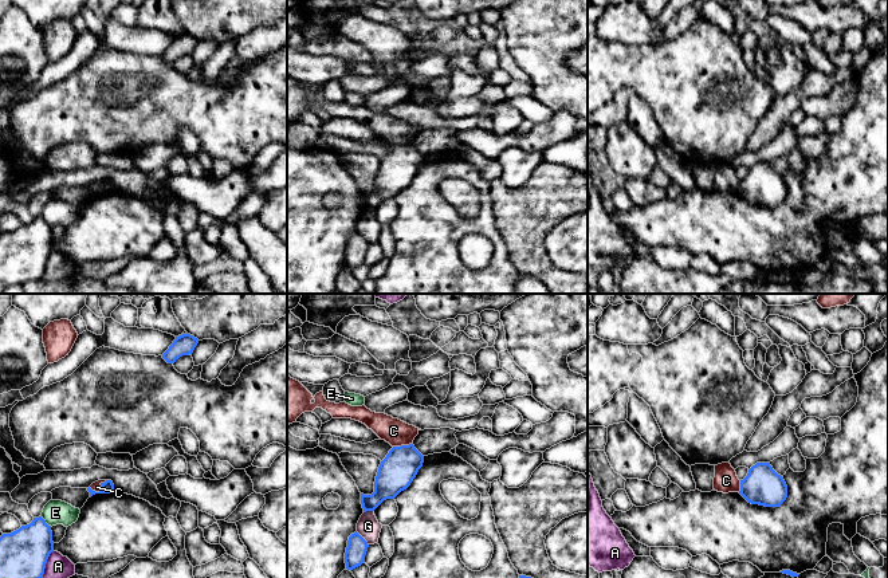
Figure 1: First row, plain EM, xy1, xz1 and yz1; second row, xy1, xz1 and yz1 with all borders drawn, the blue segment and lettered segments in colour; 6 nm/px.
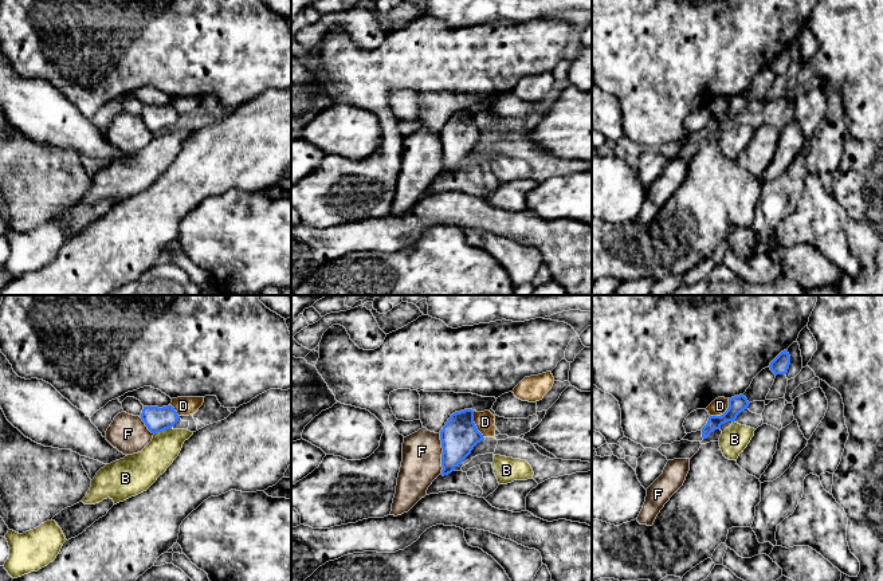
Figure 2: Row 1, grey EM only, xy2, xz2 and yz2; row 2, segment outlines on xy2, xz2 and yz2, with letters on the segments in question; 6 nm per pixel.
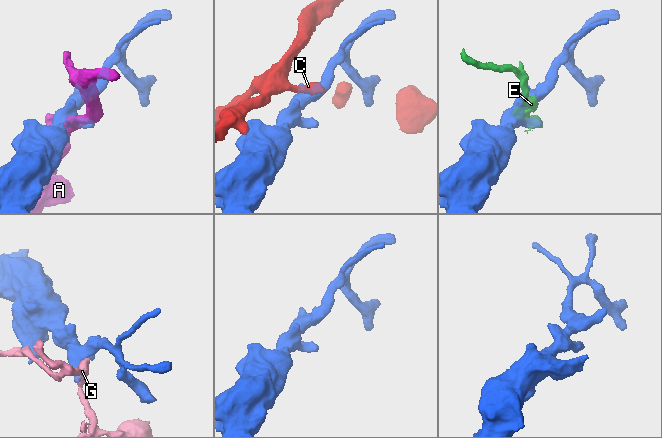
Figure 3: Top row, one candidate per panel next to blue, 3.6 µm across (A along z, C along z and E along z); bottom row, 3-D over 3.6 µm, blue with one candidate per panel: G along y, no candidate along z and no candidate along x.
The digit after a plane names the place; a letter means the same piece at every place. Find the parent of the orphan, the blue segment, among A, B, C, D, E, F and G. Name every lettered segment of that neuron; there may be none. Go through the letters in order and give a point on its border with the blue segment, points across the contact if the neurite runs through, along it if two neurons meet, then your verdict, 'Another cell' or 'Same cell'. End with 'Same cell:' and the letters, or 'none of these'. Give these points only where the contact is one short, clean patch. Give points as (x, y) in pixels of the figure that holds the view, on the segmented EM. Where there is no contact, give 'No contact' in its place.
A: Touches blue at xy1 (46, 562). Another cell
B: Touches blue at xy2 (163, 430). Another cell
C: Touches blue at xy1 (99, 491). Boundary: xy1 (106, 480), (98, 491), (93, 491), (89, 487). Another cell
D: Touches blue at yz2 (725, 412). Boundary: yz2 (729, 399), (729, 407), (722, 413), (710, 416). Another cell
E: Touches blue at xy1 (44, 522). Another cell
F: Touches blue at xz2 (442, 454). Another cell
G: Touches blue at xz1 (362, 538). Boundary: xz1 (356, 531), (368, 545). Another cell
Same cell: none of these

